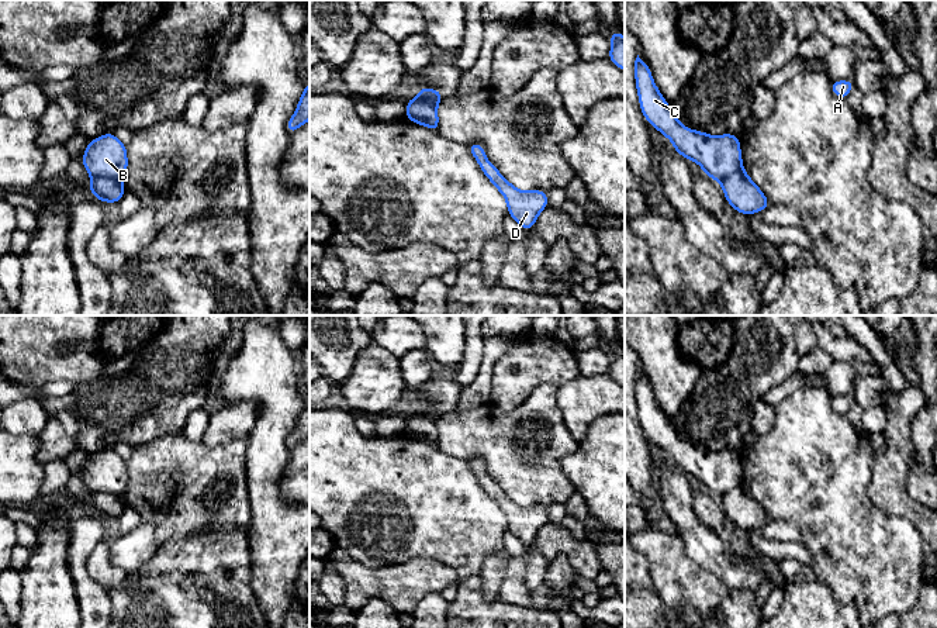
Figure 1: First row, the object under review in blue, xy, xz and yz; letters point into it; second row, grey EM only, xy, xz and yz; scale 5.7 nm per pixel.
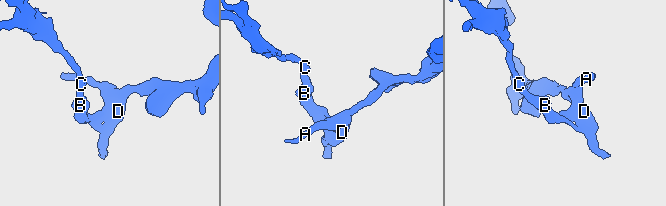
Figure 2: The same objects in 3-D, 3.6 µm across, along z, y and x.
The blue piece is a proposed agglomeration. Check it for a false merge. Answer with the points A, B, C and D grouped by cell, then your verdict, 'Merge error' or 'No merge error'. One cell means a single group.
Groups: A D / B C. Merge error

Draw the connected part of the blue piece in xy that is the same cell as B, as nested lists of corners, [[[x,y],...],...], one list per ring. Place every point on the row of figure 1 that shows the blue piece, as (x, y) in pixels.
[[[111,132],[90,139],[82,163],[91,177],[124,180],[128,169],[127,146]]]

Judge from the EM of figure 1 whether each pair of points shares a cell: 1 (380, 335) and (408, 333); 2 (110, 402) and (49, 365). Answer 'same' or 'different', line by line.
1: same
2: different

